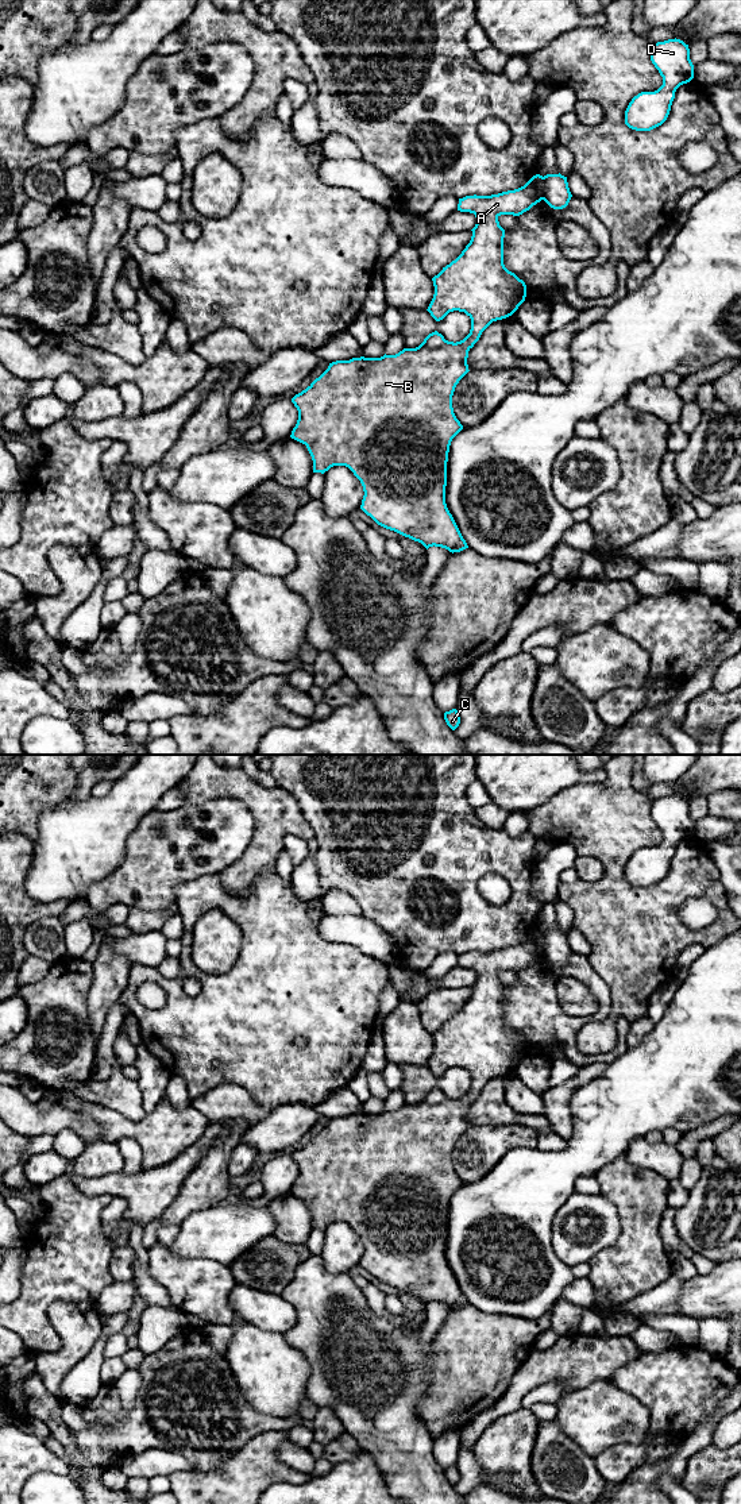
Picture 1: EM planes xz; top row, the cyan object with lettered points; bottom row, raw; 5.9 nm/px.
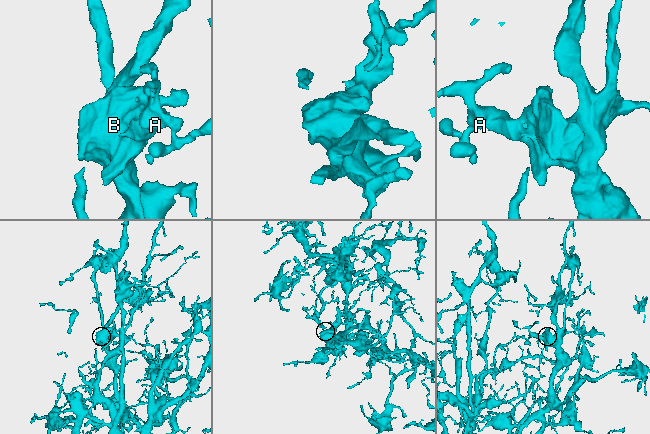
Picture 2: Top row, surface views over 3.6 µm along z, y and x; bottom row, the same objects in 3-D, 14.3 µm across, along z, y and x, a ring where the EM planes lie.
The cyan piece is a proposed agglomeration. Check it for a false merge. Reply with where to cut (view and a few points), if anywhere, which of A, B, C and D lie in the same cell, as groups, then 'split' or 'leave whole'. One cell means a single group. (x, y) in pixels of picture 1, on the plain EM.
cut in xz along (544, 933), (541, 955); A B C / D; split

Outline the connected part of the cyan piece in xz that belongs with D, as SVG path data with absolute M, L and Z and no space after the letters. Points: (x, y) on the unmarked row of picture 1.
M668 795L652 802L651 817L663 833L663 841L655 848L641 848L632 855L625 867L625 880L636 887L651 887L661 882L671 867L676 845L694 834L694 821L690 815L690 805L680 795Z

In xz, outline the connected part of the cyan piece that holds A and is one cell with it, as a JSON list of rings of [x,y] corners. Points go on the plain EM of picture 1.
[[[536,930],[514,946],[459,955],[458,967],[474,969],[476,980],[462,1010],[432,1034],[435,1050],[427,1067],[436,1077],[443,1076],[449,1068],[464,1068],[471,1075],[471,1085],[463,1096],[448,1098],[435,1087],[418,1103],[404,1104],[395,1111],[332,1118],[319,1134],[292,1154],[298,1166],[298,1176],[290,1193],[306,1202],[313,1216],[313,1229],[324,1230],[333,1222],[348,1223],[363,1242],[360,1265],[378,1281],[418,1297],[427,1306],[435,1301],[454,1310],[468,1304],[445,1260],[449,1202],[463,1185],[454,1169],[452,1152],[459,1137],[470,1127],[468,1107],[482,1088],[493,1077],[512,1072],[526,1053],[525,1038],[503,1021],[505,986],[499,982],[498,973],[522,971],[540,959],[543,950],[544,933]]]

